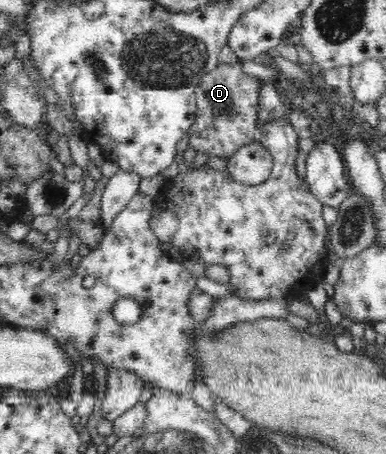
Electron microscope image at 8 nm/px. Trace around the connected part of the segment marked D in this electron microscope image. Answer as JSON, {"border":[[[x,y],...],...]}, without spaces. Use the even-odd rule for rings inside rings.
{"border":[[[219,62],[219,65],[213,70],[210,71],[209,74],[203,75],[201,77],[201,81],[199,81],[199,85],[197,85],[197,89],[195,89],[195,100],[197,105],[196,110],[196,119],[191,129],[188,131],[188,143],[189,147],[195,150],[195,153],[205,153],[206,155],[211,154],[221,158],[227,158],[229,155],[233,155],[235,151],[237,151],[240,147],[252,144],[255,142],[255,131],[257,131],[257,120],[258,120],[258,97],[257,93],[259,93],[259,85],[261,85],[263,81],[254,76],[249,76],[241,71],[241,65],[237,64],[229,64],[225,62]]]}

